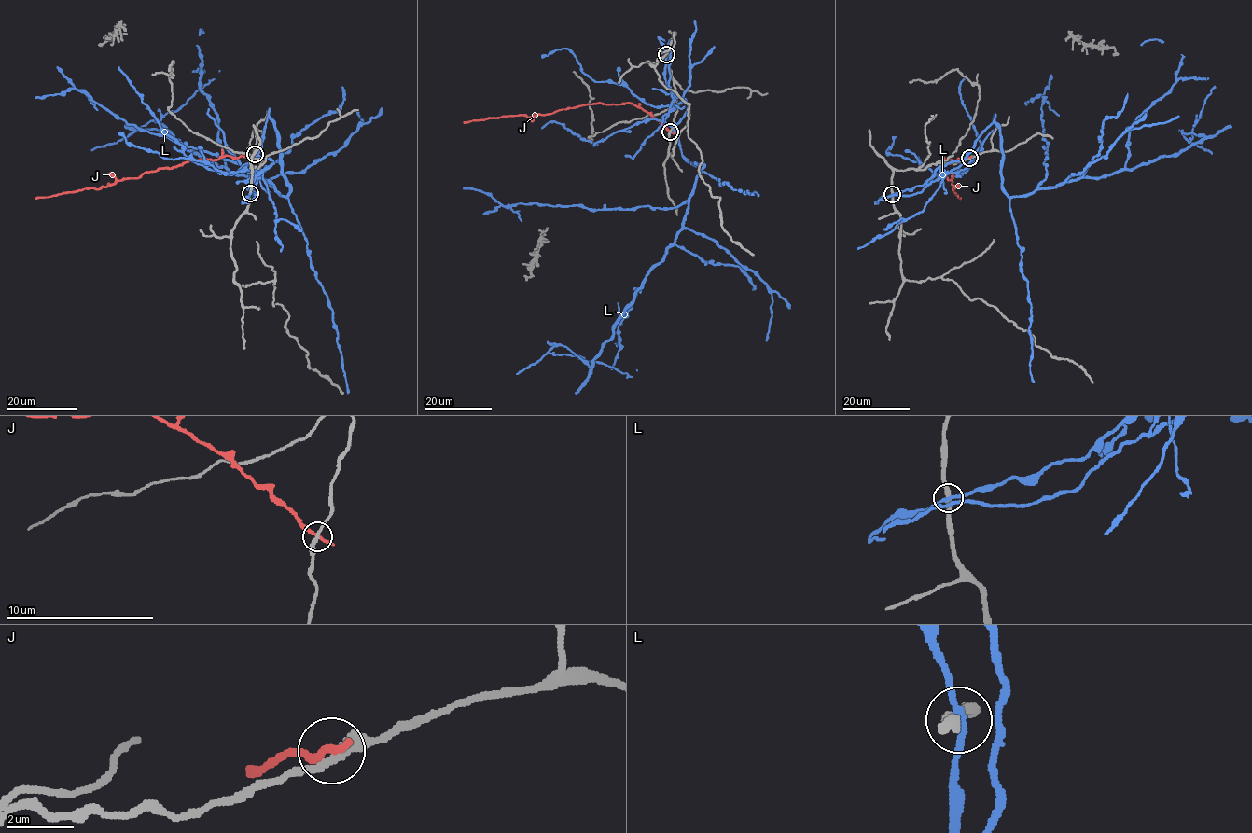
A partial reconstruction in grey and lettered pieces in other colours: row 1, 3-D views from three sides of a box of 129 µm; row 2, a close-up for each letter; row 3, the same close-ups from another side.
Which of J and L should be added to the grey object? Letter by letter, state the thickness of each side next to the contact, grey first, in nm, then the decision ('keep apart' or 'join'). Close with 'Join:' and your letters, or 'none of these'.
J: 300/200 nm | keep apart
L: 320/180 nm | keep apart
Join: none of these

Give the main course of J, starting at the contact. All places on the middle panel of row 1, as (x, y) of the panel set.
J: (670, 131), (649, 114), (630, 103), (591, 104), (535, 117), (509, 116), (464, 122)

